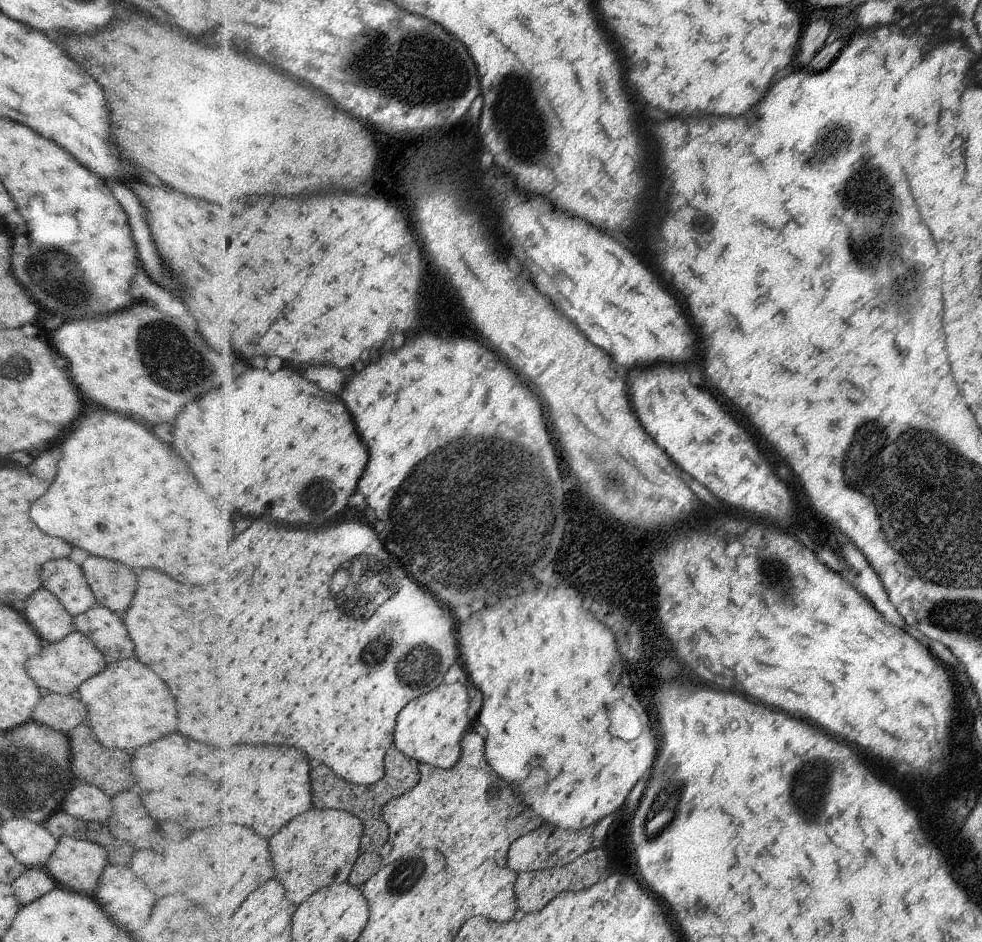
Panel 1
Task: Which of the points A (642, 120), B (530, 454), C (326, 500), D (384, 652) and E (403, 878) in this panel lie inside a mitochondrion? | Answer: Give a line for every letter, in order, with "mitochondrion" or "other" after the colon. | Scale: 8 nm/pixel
A: other
B: mitochondrion
C: mitochondrion
D: mitochondrion
E: mitochondrion

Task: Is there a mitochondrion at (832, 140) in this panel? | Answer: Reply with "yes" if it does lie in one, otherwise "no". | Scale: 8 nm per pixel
yes

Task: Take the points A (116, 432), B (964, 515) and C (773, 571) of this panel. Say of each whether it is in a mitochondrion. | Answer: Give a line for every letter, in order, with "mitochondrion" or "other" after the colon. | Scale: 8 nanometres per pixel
A: other
B: mitochondrion
C: mitochondrion

